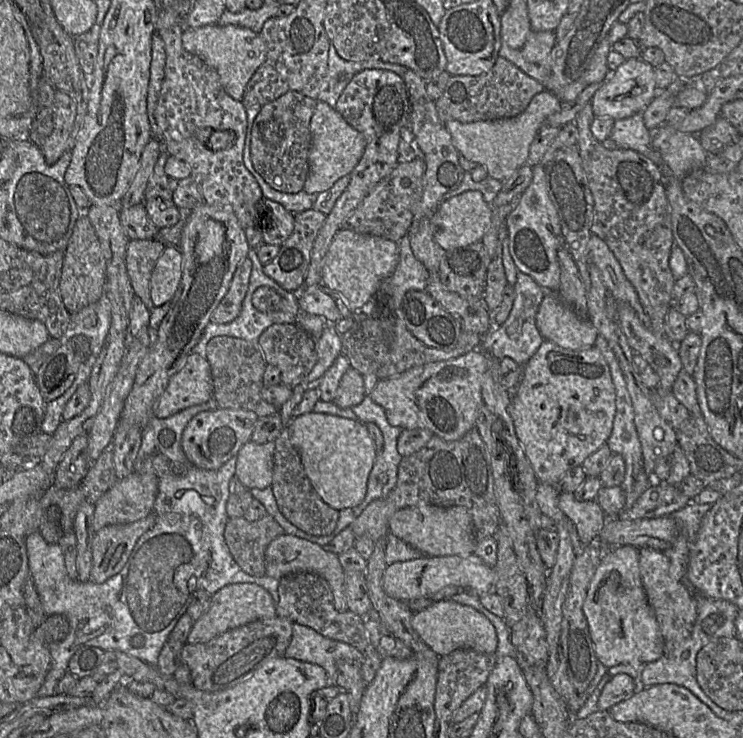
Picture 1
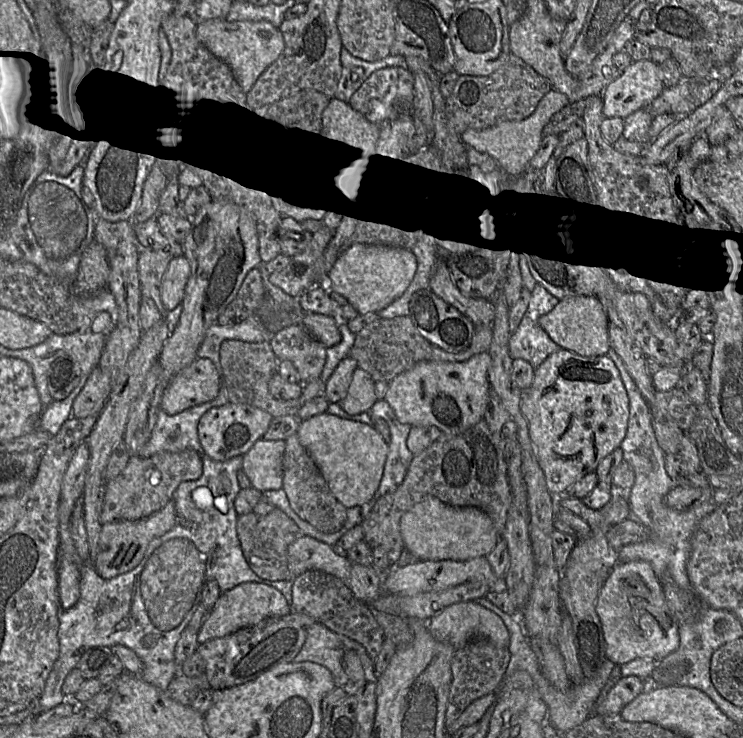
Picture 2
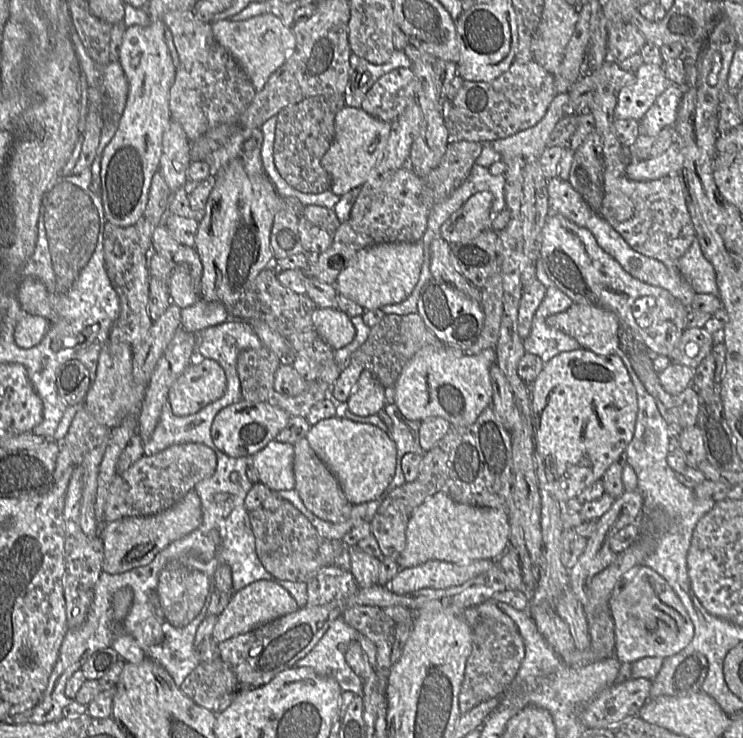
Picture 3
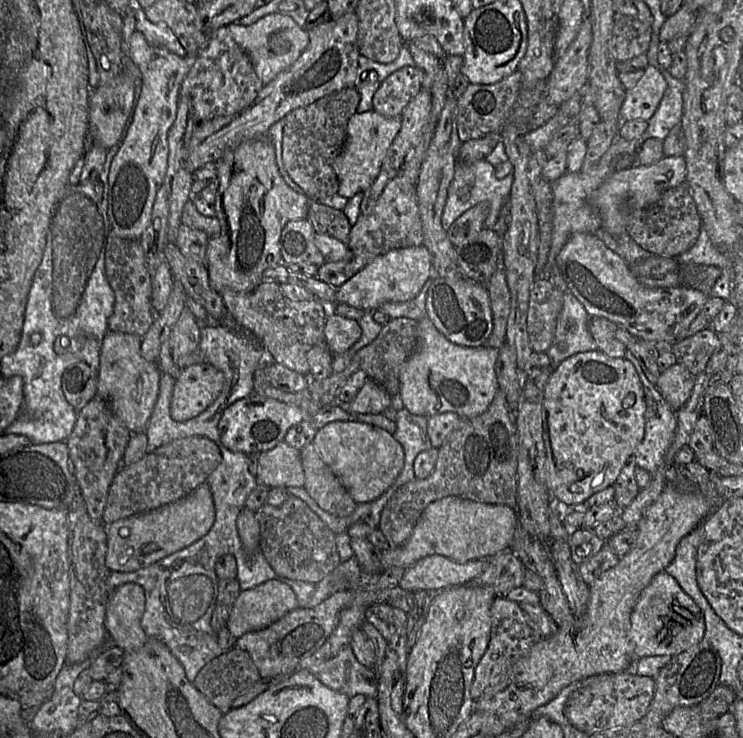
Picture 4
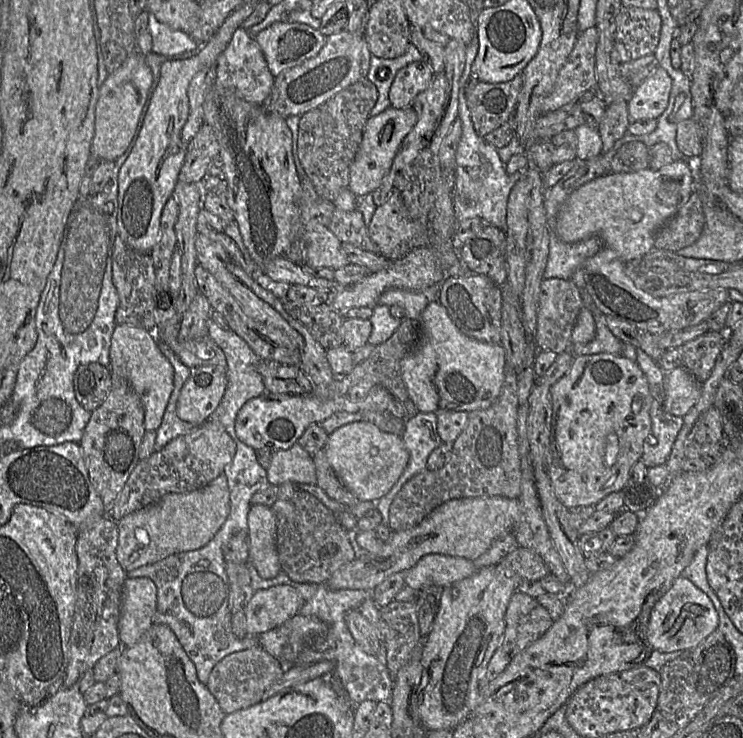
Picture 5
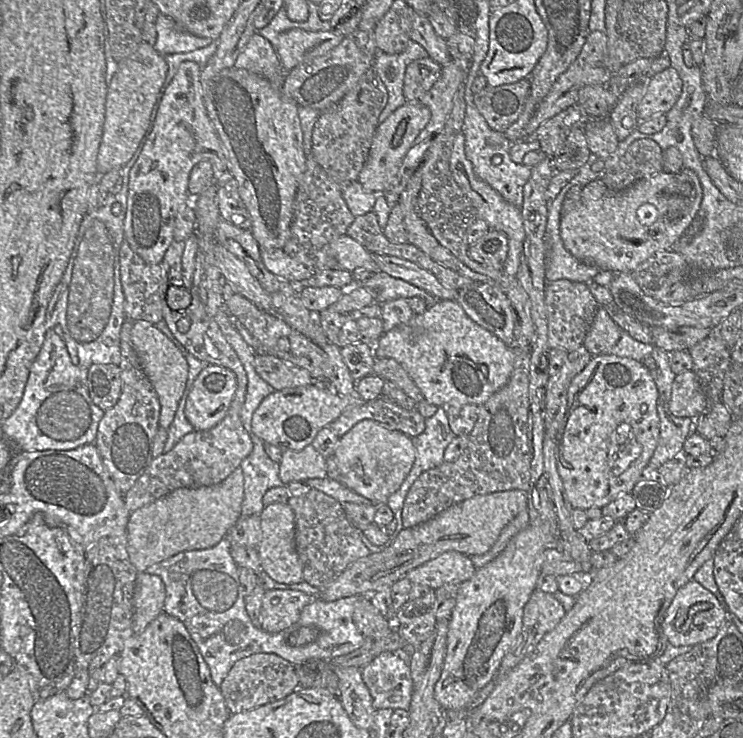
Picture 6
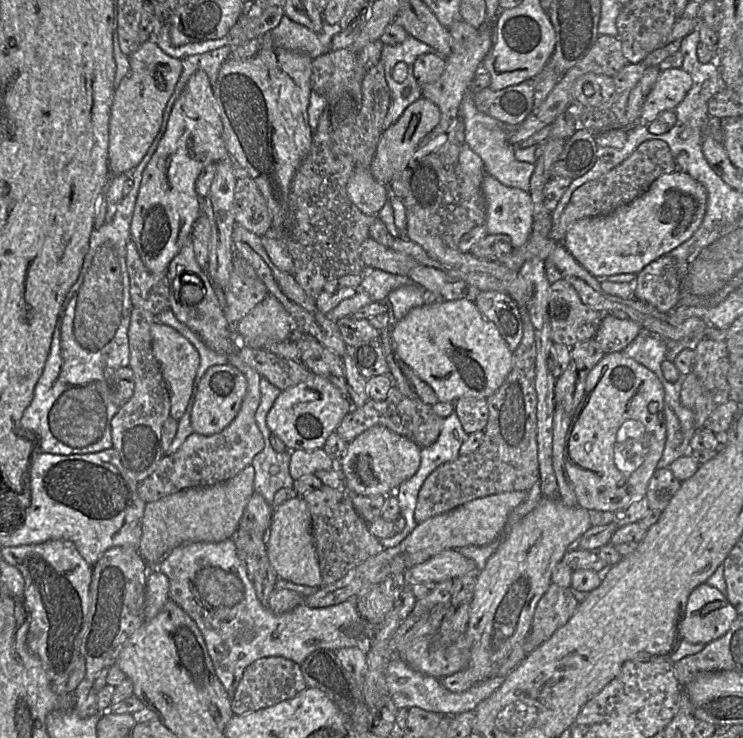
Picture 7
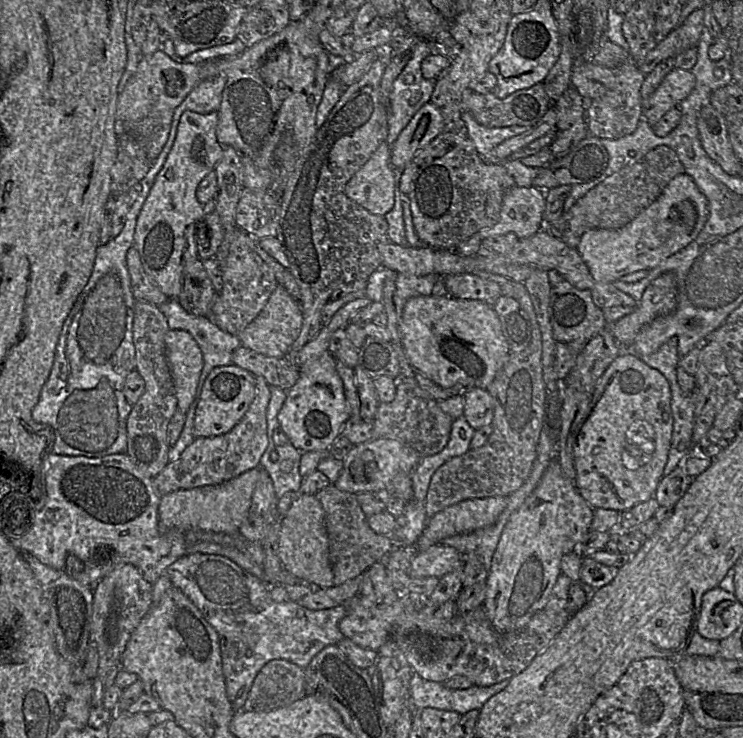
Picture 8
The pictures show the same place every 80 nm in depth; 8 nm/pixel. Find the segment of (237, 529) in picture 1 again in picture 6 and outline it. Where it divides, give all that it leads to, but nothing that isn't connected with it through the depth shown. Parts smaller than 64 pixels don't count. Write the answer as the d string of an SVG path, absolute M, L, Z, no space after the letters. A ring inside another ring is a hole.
M311 489L303 495L290 497L287 504L295 515L295 545L303 565L304 582L323 589L351 563L372 553L362 530L350 523L343 505L331 496Z

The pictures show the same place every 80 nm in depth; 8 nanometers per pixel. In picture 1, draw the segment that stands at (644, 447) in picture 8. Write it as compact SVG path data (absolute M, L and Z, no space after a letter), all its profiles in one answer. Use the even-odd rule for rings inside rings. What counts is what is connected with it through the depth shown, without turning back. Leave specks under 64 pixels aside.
M544 340L536 353L523 365L520 387L512 397L509 405L509 414L513 420L515 433L523 446L524 452L530 461L539 483L555 485L561 477L571 468L582 466L583 461L601 446L605 445L613 428L616 412L615 387L612 381L609 365L600 350L593 346L586 350L571 350L563 348L549 340Z

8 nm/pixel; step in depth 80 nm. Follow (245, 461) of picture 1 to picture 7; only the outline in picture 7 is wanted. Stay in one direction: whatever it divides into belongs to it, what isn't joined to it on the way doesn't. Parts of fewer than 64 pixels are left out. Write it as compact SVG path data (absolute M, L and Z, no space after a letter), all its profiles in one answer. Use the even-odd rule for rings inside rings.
M322 448L314 450L295 450L291 452L288 470L296 481L303 476L315 474L321 470L338 468L336 460L332 459Z

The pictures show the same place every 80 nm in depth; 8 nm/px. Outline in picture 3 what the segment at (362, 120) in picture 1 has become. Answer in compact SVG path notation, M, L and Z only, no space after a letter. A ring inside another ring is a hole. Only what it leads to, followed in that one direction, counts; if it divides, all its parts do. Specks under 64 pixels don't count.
M397 68L376 80L360 108L384 122L395 121L409 105L416 102L417 92L418 79L413 70Z

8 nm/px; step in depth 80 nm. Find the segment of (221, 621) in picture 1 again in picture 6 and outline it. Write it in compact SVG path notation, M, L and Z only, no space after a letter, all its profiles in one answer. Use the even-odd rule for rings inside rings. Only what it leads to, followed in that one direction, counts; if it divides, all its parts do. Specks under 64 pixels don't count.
M292 589L266 590L258 616L258 627L269 633L291 628L313 597Z

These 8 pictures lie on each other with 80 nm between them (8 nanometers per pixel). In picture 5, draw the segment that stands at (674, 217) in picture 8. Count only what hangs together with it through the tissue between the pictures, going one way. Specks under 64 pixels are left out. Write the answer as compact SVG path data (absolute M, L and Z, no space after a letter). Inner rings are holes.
M699 157L677 159L658 170L609 172L571 194L561 207L557 234L566 243L597 236L602 245L614 250L625 262L639 258L655 248L655 233L674 217L694 190L699 190Z

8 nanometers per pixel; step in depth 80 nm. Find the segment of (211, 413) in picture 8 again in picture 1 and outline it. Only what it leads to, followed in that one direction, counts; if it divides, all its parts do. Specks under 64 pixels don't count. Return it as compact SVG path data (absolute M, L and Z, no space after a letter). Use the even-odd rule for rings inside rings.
M190 353L184 366L168 381L154 407L154 416L168 418L213 397L213 378L205 357Z

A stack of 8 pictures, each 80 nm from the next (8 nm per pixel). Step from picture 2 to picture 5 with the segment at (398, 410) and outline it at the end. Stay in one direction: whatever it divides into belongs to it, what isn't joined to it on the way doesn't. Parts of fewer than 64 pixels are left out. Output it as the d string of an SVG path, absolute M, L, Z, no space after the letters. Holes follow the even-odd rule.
M437 301L431 302L417 320L418 338L415 346L400 362L401 376L410 400L420 413L486 409L497 399L505 380L505 350L500 344L487 343L463 334Z

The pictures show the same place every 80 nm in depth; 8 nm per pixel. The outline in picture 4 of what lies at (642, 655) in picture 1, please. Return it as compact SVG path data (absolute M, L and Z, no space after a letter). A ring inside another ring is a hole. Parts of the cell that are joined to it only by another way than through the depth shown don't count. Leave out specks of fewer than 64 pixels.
M665 571L656 574L642 590L631 613L630 638L637 659L644 656L674 656L698 645L704 636L705 623L699 607Z

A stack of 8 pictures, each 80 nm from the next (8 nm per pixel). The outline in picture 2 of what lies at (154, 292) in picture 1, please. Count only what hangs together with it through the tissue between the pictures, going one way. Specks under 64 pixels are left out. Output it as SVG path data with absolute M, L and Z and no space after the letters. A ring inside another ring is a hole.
M184 255L170 260L160 284L160 298L165 310L173 310L182 303L190 274L190 262Z

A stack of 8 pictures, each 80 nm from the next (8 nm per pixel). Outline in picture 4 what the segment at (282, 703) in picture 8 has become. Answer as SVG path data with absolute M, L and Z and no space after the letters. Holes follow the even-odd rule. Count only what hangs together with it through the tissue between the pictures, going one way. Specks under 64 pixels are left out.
M231 648L225 651L220 656L214 658L208 662L197 674L193 685L199 690L210 703L216 706L223 714L229 712L230 710L237 708L233 707L233 701L244 691L251 688L252 686L258 684L260 681L264 681L260 676L259 671L252 661L250 654L247 651L240 650L238 648Z

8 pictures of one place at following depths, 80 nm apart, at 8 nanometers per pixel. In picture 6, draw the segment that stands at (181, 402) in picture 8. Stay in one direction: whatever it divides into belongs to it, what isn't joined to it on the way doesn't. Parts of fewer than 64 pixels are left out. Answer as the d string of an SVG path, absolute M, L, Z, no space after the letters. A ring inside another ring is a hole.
M147 321L132 322L130 339L160 402L159 427L167 429L175 417L186 388L189 372L186 357L173 340L169 339L155 324Z

